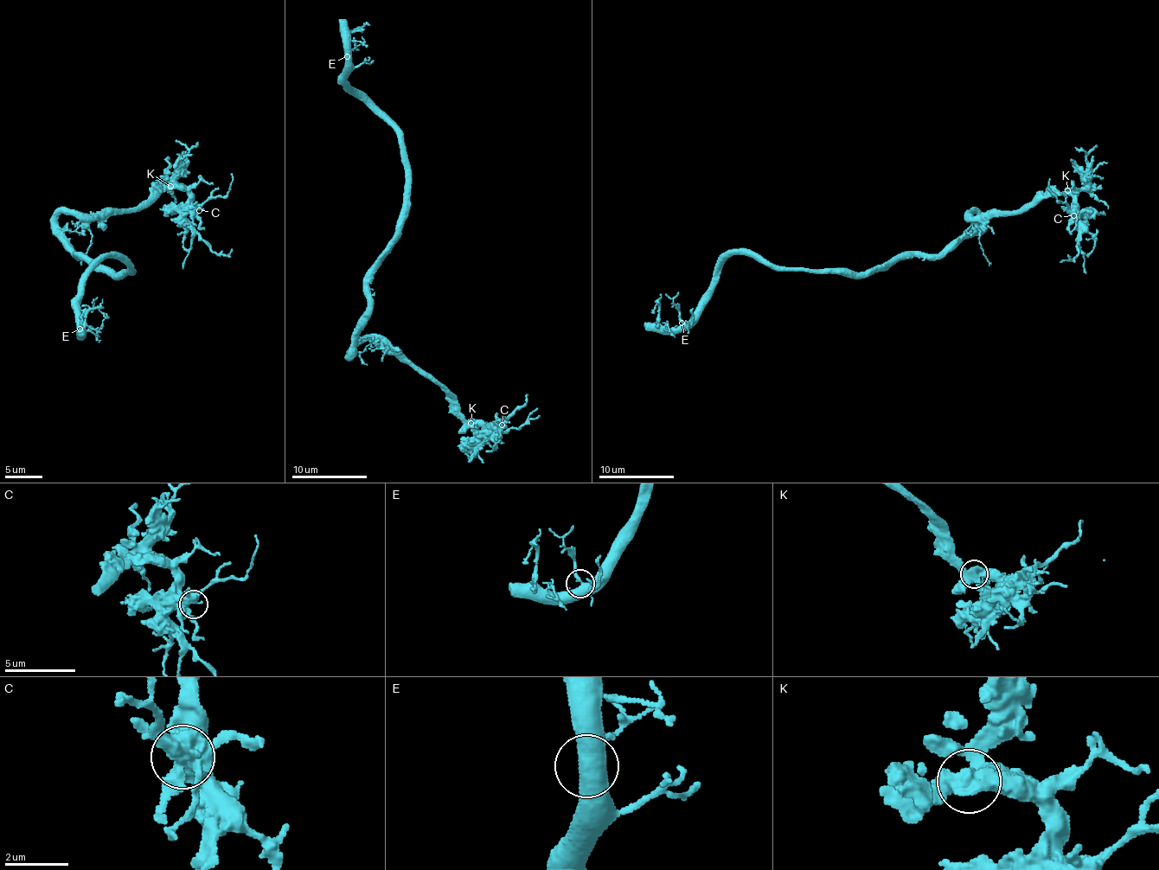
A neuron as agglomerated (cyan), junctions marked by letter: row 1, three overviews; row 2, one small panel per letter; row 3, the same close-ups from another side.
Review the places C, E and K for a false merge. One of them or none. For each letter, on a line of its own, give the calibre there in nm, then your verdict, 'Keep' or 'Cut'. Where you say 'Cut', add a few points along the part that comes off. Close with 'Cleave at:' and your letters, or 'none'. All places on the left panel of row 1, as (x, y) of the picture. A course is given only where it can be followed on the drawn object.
C: Thickness 500 nm. Keep
E: Thickness 440 nm. Keep
K: Thickness 480 nm. Keep
Cleave at: none

